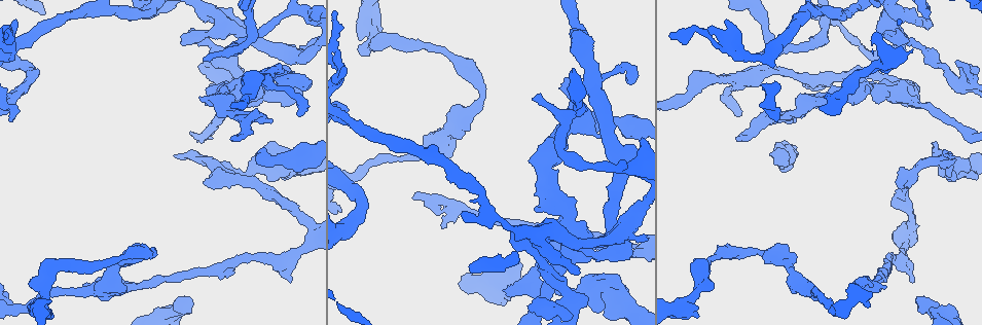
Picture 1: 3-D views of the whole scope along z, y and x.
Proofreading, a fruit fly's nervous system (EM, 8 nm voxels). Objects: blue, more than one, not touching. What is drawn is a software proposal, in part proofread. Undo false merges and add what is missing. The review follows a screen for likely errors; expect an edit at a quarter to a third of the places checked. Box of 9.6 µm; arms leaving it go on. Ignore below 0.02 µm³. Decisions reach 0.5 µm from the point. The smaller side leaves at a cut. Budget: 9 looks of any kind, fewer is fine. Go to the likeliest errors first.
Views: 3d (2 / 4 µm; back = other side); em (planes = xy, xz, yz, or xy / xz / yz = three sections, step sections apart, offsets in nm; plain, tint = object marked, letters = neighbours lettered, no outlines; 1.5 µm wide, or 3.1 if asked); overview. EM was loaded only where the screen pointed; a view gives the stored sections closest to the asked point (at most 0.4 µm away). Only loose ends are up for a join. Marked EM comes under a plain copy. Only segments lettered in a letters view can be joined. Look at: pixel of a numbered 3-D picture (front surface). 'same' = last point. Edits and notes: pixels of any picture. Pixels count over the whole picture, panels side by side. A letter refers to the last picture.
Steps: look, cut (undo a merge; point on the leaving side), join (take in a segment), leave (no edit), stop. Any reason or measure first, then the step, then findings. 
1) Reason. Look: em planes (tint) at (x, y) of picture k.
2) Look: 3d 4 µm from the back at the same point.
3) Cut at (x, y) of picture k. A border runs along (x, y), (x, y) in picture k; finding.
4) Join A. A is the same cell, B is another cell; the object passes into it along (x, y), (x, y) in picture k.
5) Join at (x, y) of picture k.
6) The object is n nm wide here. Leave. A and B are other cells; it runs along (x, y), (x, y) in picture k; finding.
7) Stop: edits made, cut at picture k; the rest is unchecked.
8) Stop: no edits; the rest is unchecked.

Free end. Look: 3d 2 µm at (572, 199) of picture 1.

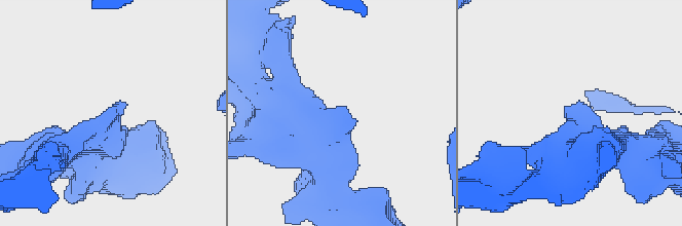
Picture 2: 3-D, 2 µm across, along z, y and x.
Now the EM. Look: em 3.1 µm planes (letters) at (346, 106) of picture 2.

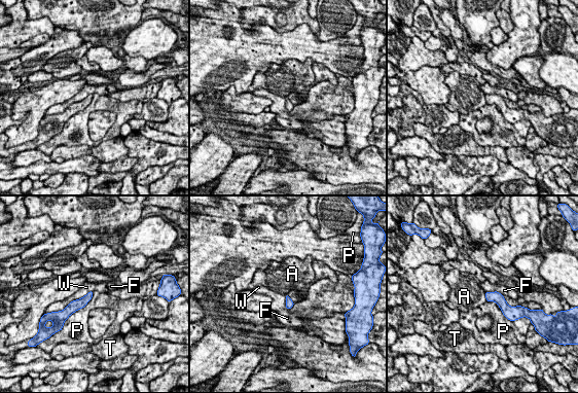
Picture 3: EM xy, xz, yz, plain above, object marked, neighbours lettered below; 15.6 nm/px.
Leave. A, F, P, T and W are other cells; a border runs along (486, 299), (494, 300), (510, 320) in picture 3; none of them fits.

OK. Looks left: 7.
Free end. Look: em yz step 8 (letters) at (794, 119) of picture 1.

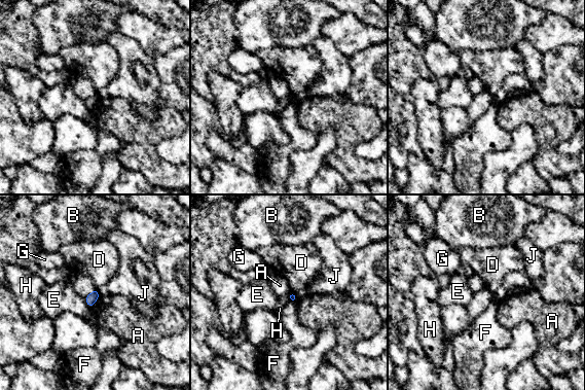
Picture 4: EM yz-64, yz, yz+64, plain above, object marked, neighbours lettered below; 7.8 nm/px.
Look: em planes (letters) at the same point.

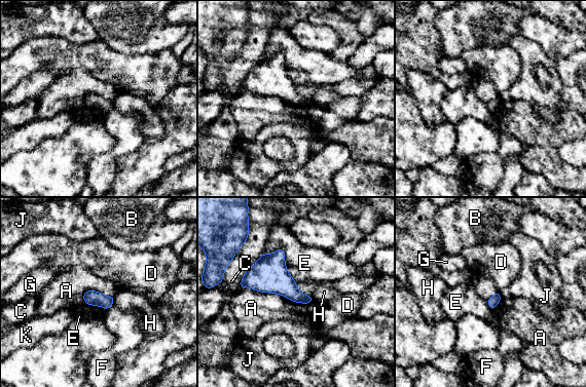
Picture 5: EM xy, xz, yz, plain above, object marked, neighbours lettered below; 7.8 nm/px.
The longest contact is with E, 360 nm. Leave. A, B, C, D, E, F, G, H, J and K are other cells; a border runs along (82, 294), (98, 291), (114, 297) in picture 5; none of them fits.

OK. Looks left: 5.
Branch stops here. Look: 3d 2 µm at (442, 226) of picture 1.

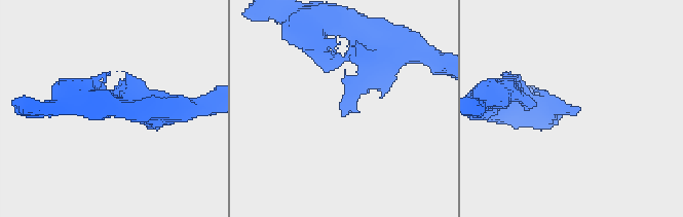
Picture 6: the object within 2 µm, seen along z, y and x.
Look: em planes (letters) at (578, 108) of picture 6.

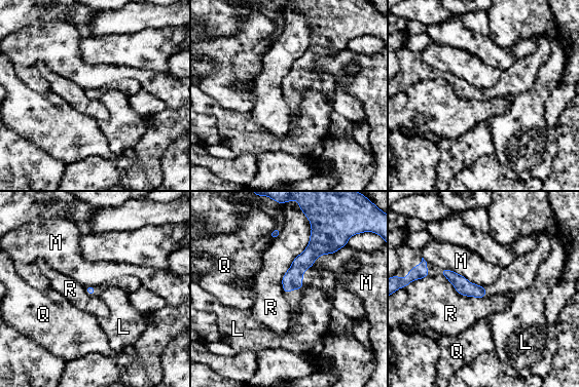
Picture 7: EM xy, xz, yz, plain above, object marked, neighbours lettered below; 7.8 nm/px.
Leave. L, M, Q and R are other cells; a border runs along (442, 268), (484, 287) in picture 7; none of them fits.

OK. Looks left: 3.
Branch point. Look: 3d 4 µm at (794, 275) of picture 1.

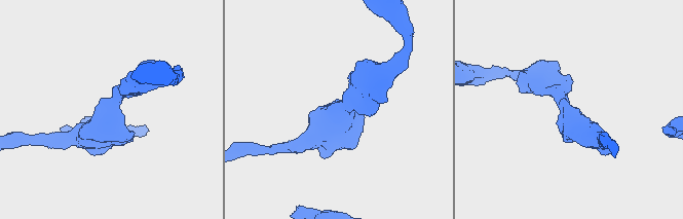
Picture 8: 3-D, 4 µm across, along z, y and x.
Look: em planes (letters) at (342, 109) of picture 8.

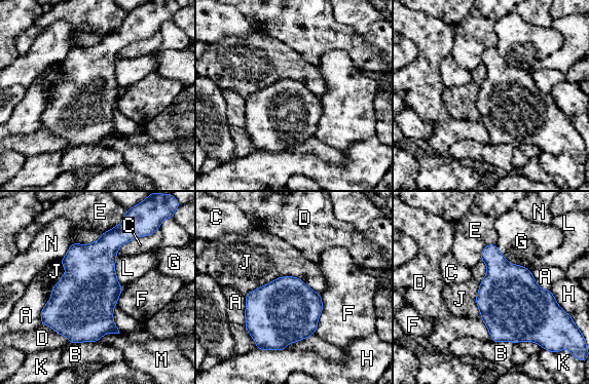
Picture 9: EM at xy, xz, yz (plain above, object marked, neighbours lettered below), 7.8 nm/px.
The object is 500 nm wide here; the longest contact is with J, 600 nm. Leave. A, B, C, D, E, F, G, H, J, K, L, M and N are other cells; continuous, no second cell.

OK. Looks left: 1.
Stop: no edits; the rest is unchecked.

